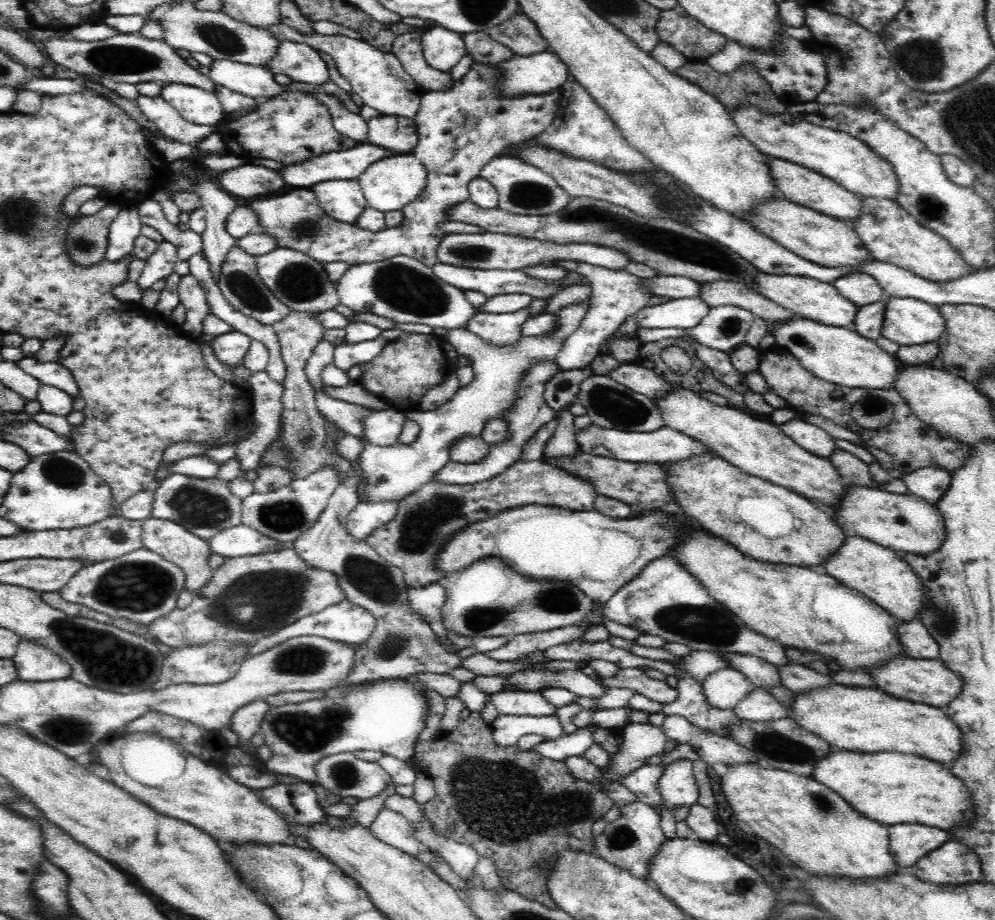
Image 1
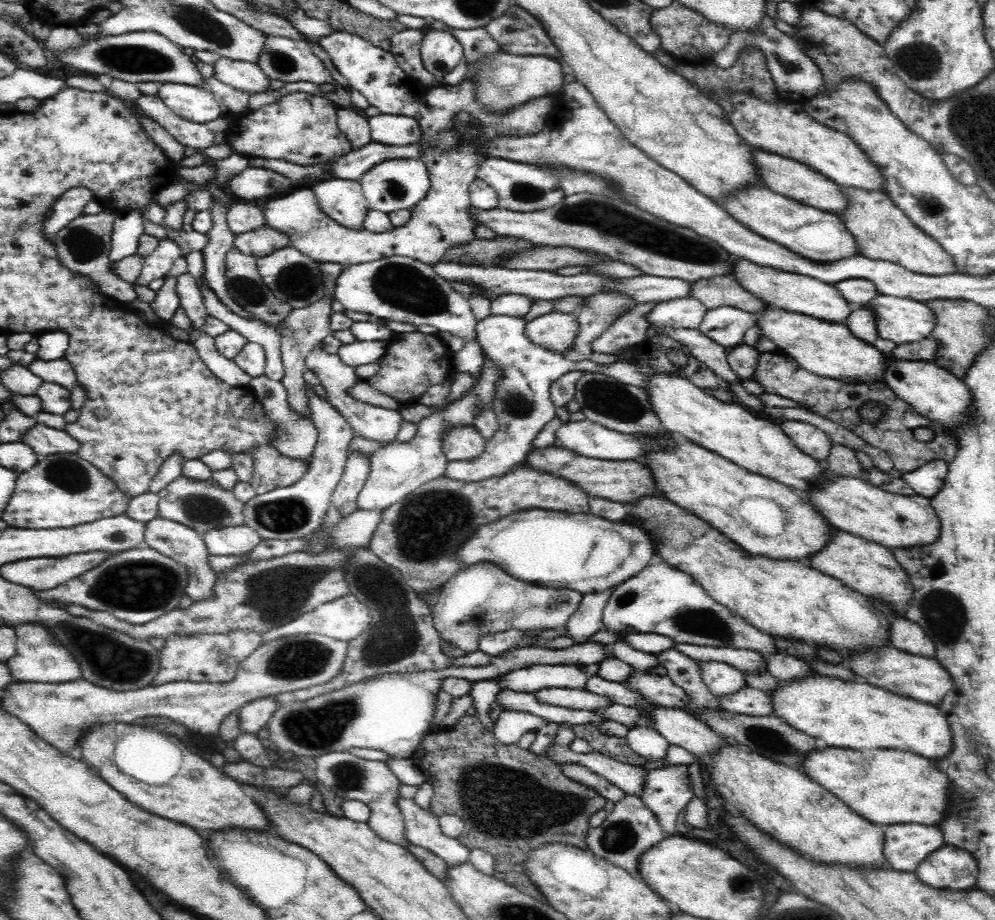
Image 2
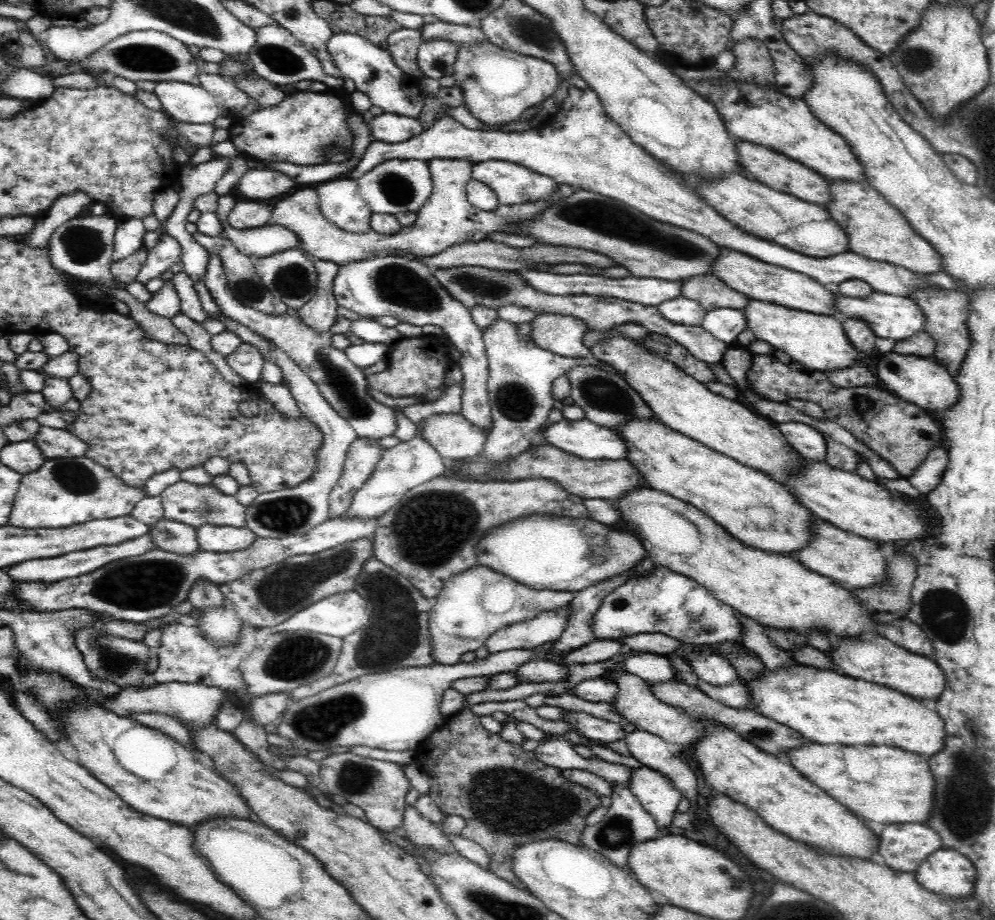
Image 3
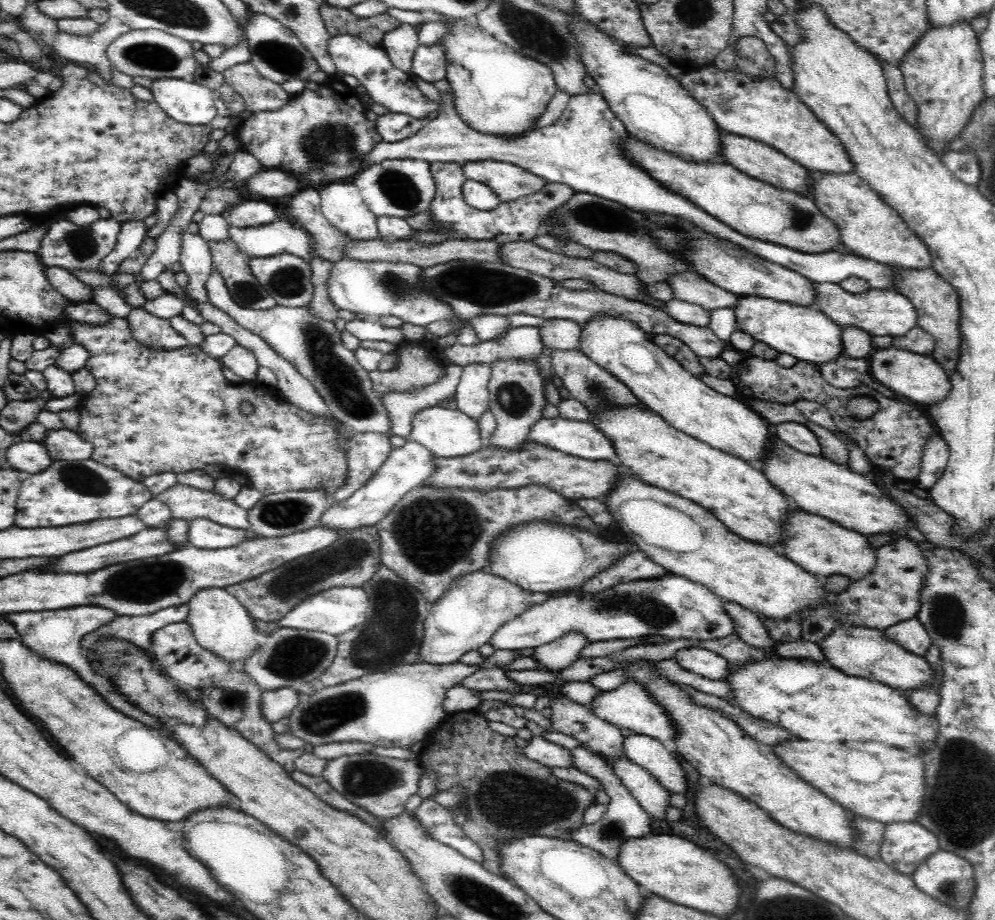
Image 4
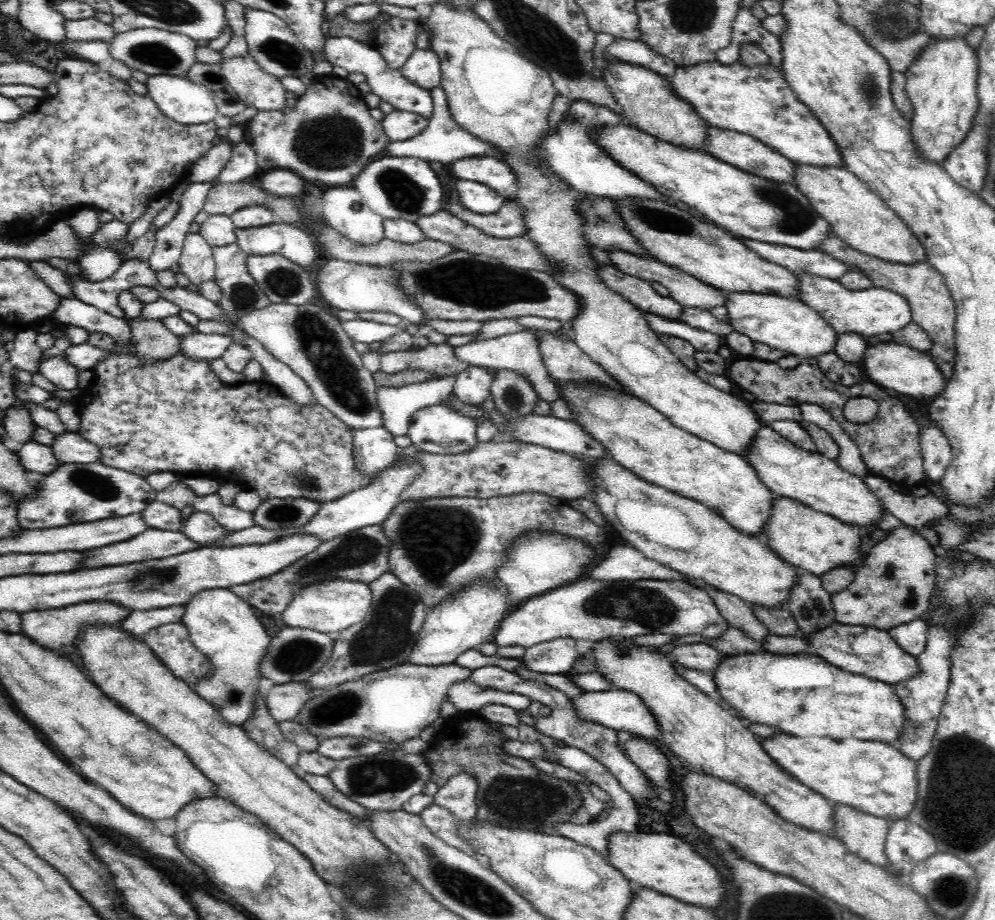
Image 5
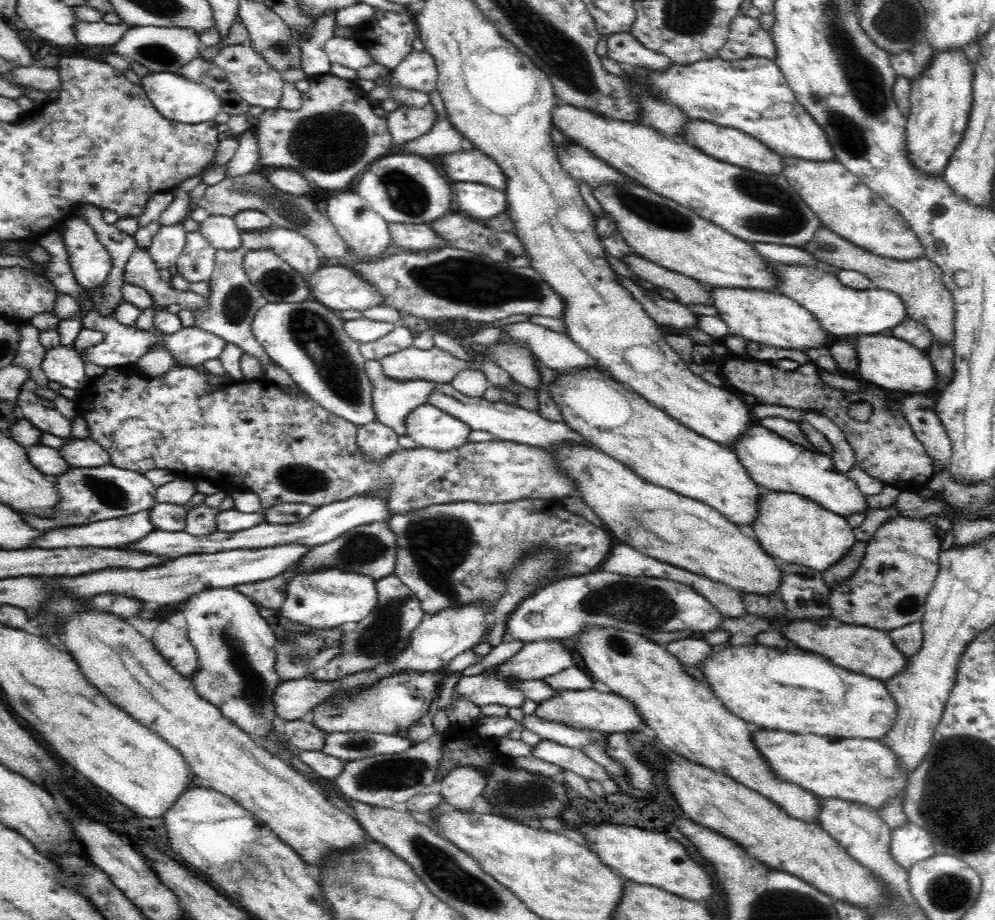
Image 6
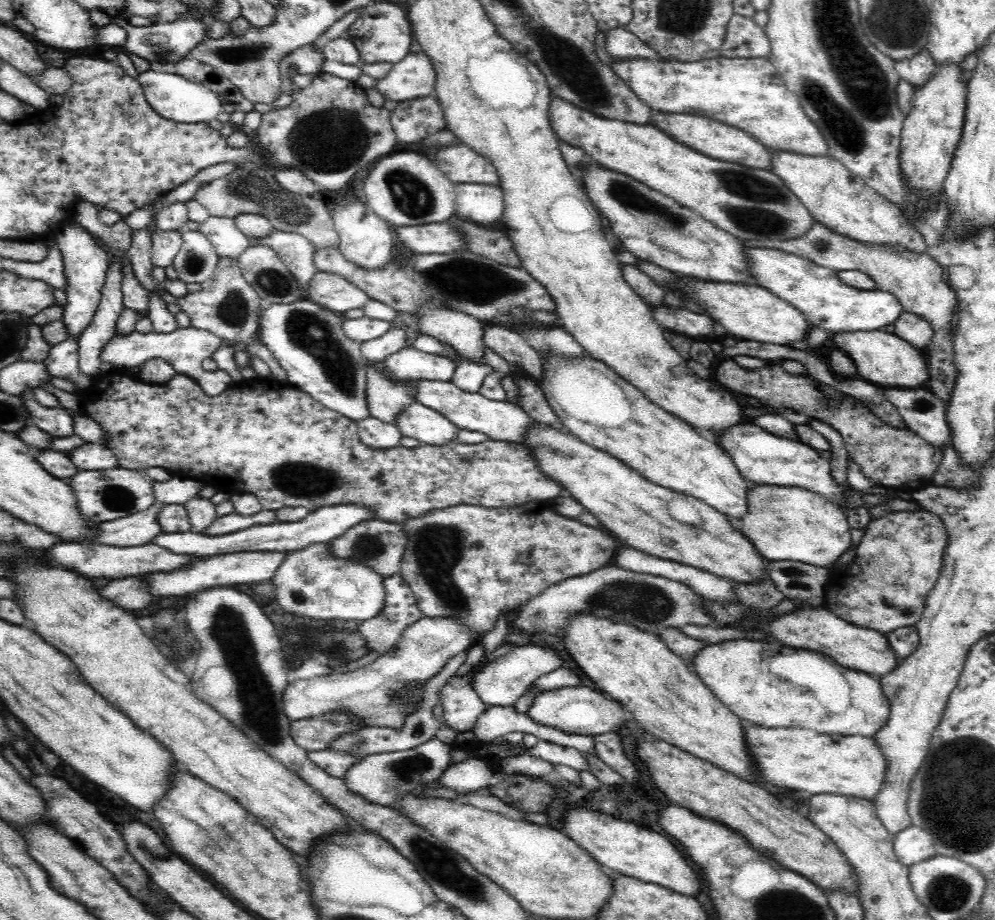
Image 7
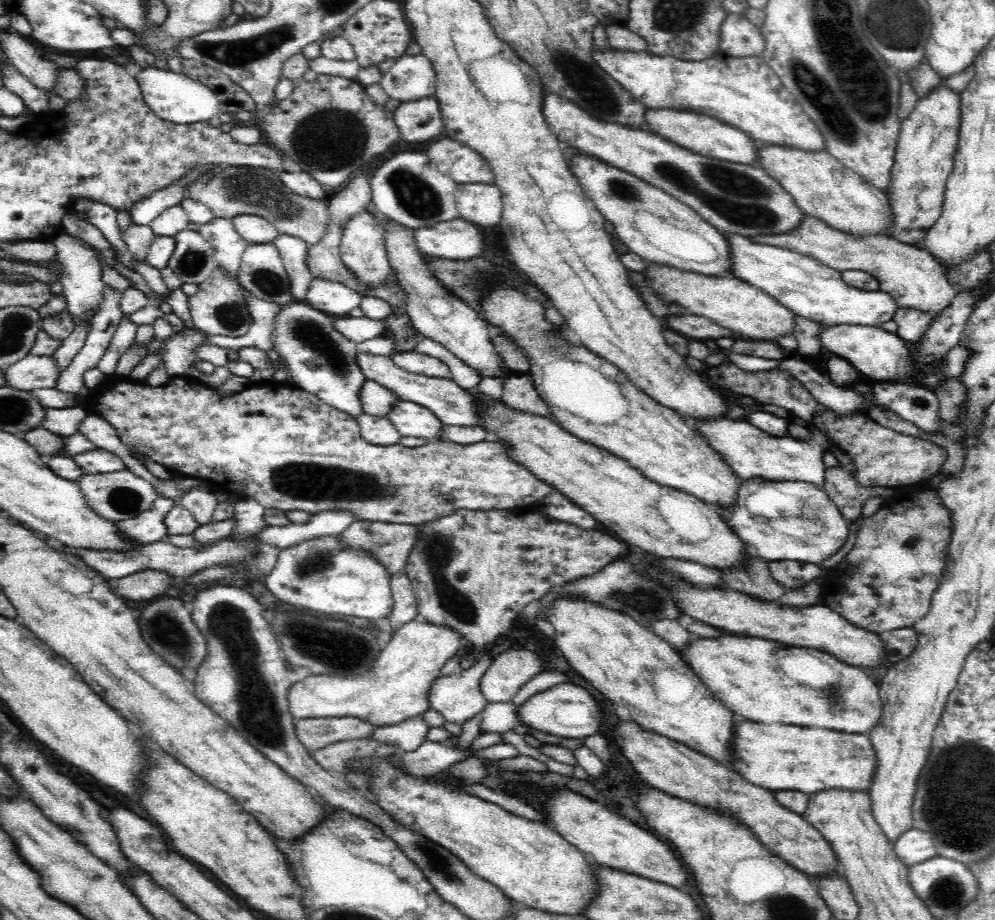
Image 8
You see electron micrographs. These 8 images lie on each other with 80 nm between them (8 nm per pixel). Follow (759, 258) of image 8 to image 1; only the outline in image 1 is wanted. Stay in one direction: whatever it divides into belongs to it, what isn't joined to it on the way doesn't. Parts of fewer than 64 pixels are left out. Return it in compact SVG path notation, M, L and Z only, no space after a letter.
M917 298L887 300L881 334L899 346L937 342L945 328L946 321L938 306Z

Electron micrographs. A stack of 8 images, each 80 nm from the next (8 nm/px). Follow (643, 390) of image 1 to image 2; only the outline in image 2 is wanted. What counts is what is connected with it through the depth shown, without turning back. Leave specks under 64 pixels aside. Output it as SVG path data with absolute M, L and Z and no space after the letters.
M486 316L482 320L476 320L476 338L481 348L489 354L489 358L499 370L501 381L497 384L494 399L494 413L498 418L500 430L494 434L492 440L486 442L484 452L473 458L470 462L449 462L444 468L445 478L465 483L480 482L488 478L500 477L511 472L516 466L522 464L531 450L534 438L540 430L556 418L556 408L550 399L550 384L562 374L572 370L600 373L613 377L624 385L632 385L647 392L649 382L654 370L648 366L640 366L638 363L630 363L626 360L600 366L590 360L572 362L564 359L560 353L548 352L545 348L533 345L524 334L524 316Z

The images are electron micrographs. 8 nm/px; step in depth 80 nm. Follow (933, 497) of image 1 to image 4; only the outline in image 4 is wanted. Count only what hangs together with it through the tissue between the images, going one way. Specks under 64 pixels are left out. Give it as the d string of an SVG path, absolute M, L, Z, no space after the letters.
M937 434L926 442L921 458L919 476L912 481L916 488L927 491L934 483L942 477L949 459L949 447L947 443Z

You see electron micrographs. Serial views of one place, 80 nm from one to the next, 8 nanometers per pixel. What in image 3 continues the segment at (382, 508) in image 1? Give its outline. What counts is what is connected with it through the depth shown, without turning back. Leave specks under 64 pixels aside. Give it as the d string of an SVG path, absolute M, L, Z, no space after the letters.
M346 516L346 518L328 518L302 536L296 535L282 539L258 537L252 546L241 551L225 553L198 551L195 555L180 557L160 549L146 550L144 554L108 562L76 578L65 578L55 583L14 582L15 594L23 604L41 612L86 608L94 612L110 614L126 622L148 624L148 622L155 622L170 614L177 604L184 602L188 598L190 586L198 578L207 578L218 585L222 582L230 582L238 576L244 576L252 570L264 568L268 564L280 562L288 556L313 555L348 544L348 542L373 540L376 525L377 518L348 518Z

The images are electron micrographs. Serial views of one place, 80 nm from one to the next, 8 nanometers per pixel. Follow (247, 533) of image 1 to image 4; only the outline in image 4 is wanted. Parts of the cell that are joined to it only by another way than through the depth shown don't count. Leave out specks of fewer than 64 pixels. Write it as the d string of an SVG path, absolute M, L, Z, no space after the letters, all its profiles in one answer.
M196 519L189 523L190 544L198 549L234 548L248 540L246 529L225 527L208 519Z

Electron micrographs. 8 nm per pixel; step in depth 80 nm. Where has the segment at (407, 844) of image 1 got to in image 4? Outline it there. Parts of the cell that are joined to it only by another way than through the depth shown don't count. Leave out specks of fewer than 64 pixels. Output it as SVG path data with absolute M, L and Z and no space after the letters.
M370 753L344 754L332 760L326 760L322 778L346 800L363 808L380 820L387 821L407 812L404 805L408 798L418 790L418 778L422 774L418 758L396 760L382 758Z

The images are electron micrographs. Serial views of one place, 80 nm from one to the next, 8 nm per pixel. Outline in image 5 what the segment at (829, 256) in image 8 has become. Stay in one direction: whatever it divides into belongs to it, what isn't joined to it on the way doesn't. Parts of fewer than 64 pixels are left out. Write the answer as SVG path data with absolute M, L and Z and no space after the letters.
M834 234L826 237L817 248L820 252L830 254L834 258L844 262L846 266L858 270L872 281L874 287L882 287L901 294L910 305L913 321L921 326L932 339L931 349L928 355L938 365L945 380L954 374L955 369L955 320L956 309L950 289L946 286L942 275L934 269L930 263L914 263L913 265L901 265L898 263L884 262L878 258L862 254L858 250L850 248L844 241Z

